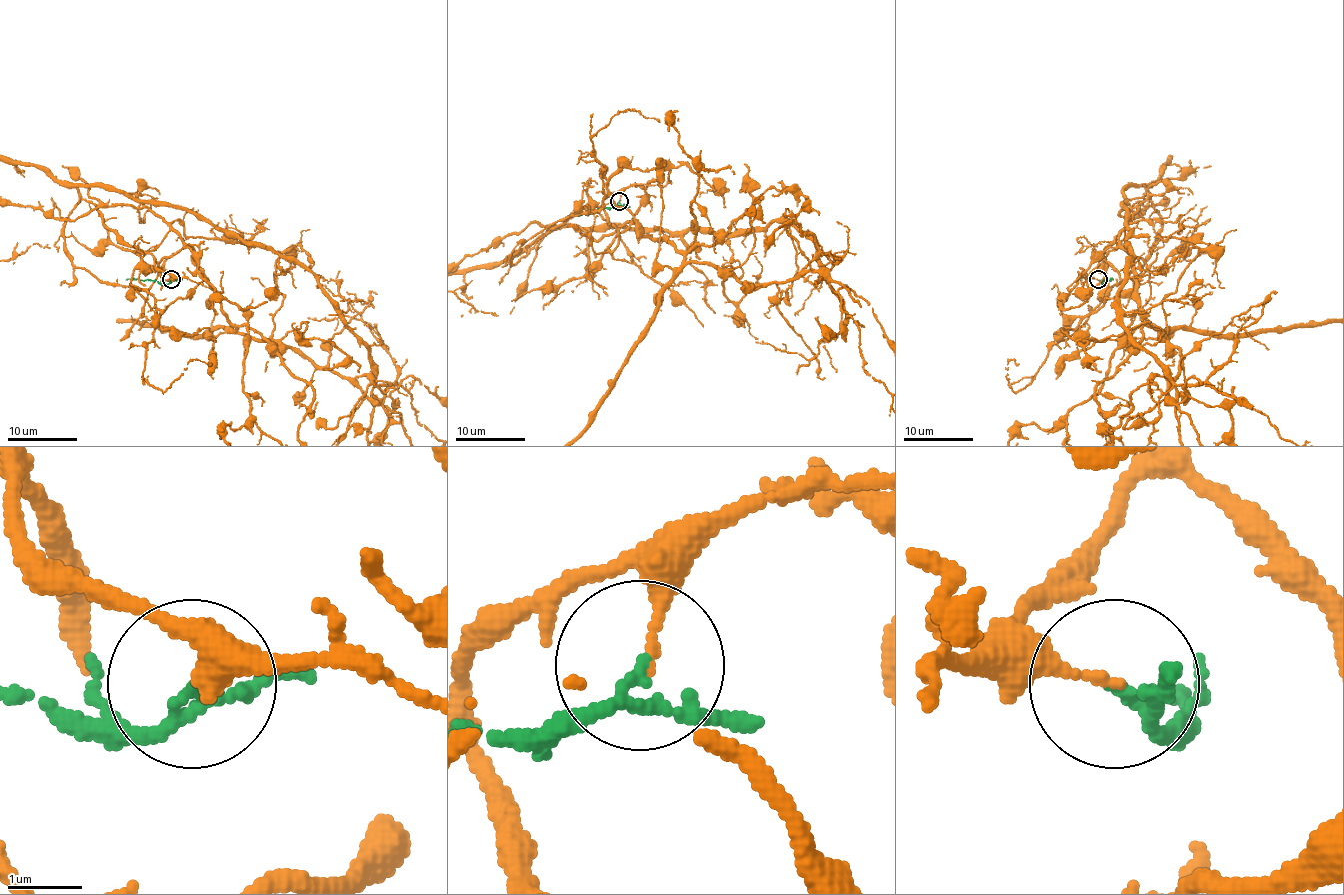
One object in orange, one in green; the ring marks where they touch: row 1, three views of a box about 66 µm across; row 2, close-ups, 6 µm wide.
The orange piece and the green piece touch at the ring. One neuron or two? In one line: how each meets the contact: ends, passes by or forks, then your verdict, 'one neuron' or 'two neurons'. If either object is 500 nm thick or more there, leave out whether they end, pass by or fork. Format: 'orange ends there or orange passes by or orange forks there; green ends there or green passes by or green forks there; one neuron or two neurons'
orange ends there; green passes by; two neurons

